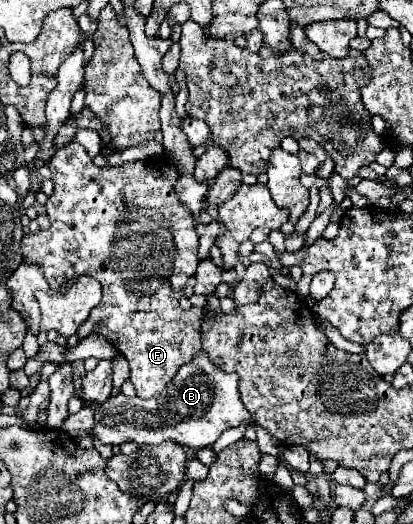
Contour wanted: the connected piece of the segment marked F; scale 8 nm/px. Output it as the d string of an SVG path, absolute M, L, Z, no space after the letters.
M73 141L62 146L50 160L54 192L48 198L50 228L38 230L22 238L24 262L42 268L42 274L52 290L62 290L74 276L92 276L102 284L102 300L91 310L88 319L78 328L78 338L90 332L102 334L128 360L130 380L140 398L152 398L166 388L176 376L178 368L192 360L200 344L202 310L182 310L180 298L188 278L198 266L198 234L194 218L182 208L174 196L174 182L178 172L164 160L136 160L122 166L96 166L80 144Z

